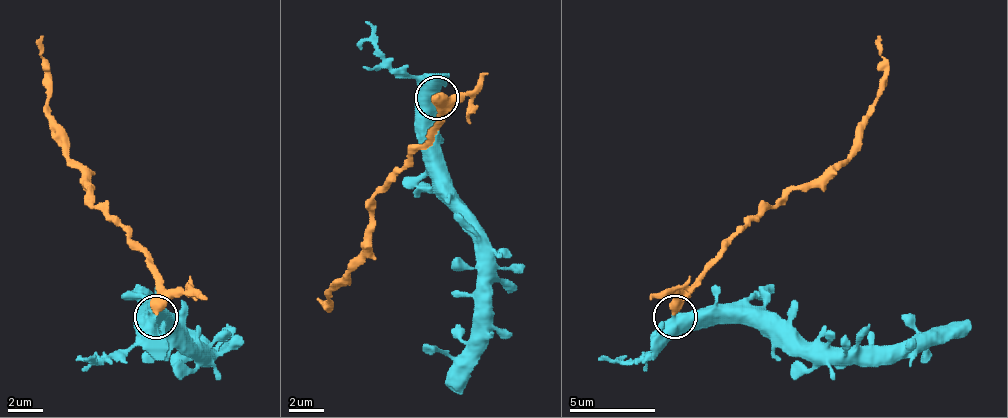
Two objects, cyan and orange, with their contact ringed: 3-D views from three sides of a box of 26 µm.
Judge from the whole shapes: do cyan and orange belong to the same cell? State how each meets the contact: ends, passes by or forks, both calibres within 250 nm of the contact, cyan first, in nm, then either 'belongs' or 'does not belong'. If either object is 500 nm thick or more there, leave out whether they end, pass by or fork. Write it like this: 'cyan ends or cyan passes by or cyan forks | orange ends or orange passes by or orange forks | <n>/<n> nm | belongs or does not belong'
750/500 nm | does not belong

